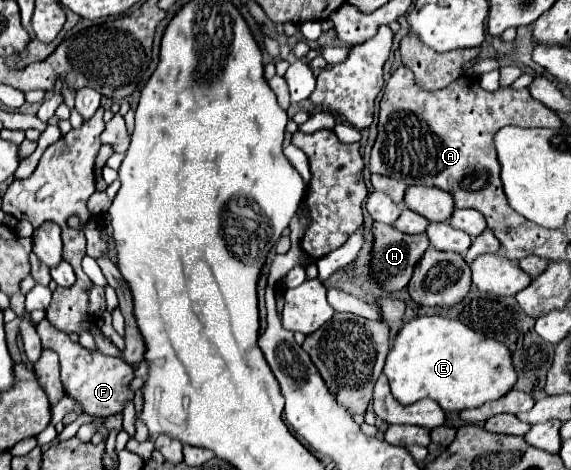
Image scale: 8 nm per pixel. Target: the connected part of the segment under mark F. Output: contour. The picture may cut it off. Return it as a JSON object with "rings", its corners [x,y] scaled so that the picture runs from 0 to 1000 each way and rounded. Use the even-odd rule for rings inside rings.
{"rings":[[[86,681],[65,689],[65,711],[72,715],[72,736],[96,745],[107,766],[107,809],[114,838],[131,847],[152,881],[163,885],[198,885],[219,868],[219,855],[233,851],[233,830],[226,826],[236,804],[233,783],[201,757],[184,757],[177,749],[159,749],[142,732],[128,728],[117,706],[96,698]]]}

